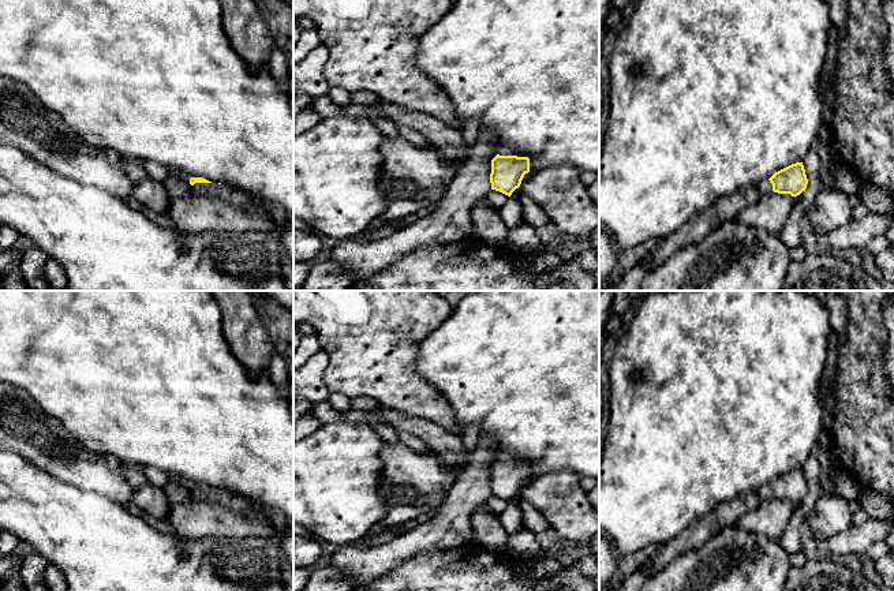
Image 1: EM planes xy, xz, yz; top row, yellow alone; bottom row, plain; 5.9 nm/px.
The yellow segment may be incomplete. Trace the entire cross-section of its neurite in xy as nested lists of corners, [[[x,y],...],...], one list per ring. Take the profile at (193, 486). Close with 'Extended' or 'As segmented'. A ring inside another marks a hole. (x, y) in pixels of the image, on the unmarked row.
[[[191,483],[190,490],[192,491],[192,497],[198,501],[207,501],[213,504],[224,505],[233,510],[244,510],[250,512],[247,502],[244,498],[229,493],[224,489],[212,489],[203,483]]]. Extended

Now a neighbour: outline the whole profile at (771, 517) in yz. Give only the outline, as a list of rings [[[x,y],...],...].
[[[764,500],[755,510],[742,516],[736,525],[778,540],[789,527],[793,513],[794,502],[790,500]]]

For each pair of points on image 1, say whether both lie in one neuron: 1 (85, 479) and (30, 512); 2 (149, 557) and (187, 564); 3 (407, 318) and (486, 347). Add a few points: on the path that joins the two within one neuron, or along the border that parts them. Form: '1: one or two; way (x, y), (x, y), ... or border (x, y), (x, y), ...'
1: two; border (45, 471), (82, 490), (92, 490), (104, 497)
2: one; way (159, 564), (178, 564)
3: two; border (453, 309), (419, 341), (416, 355)

